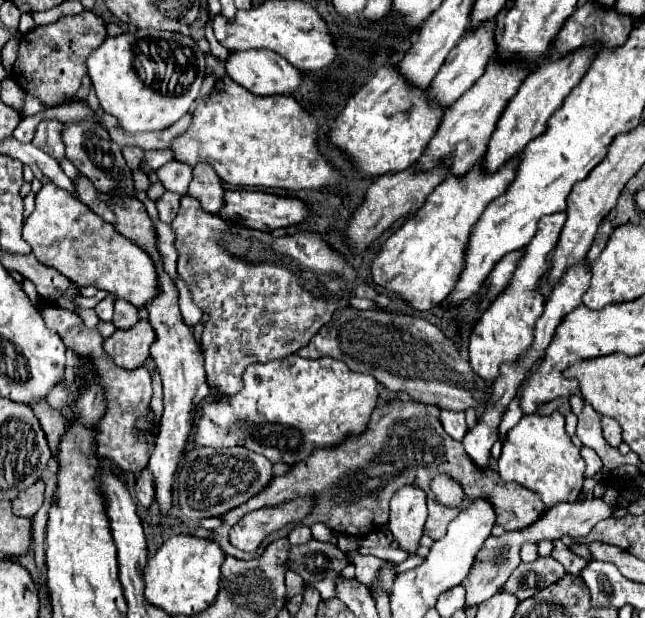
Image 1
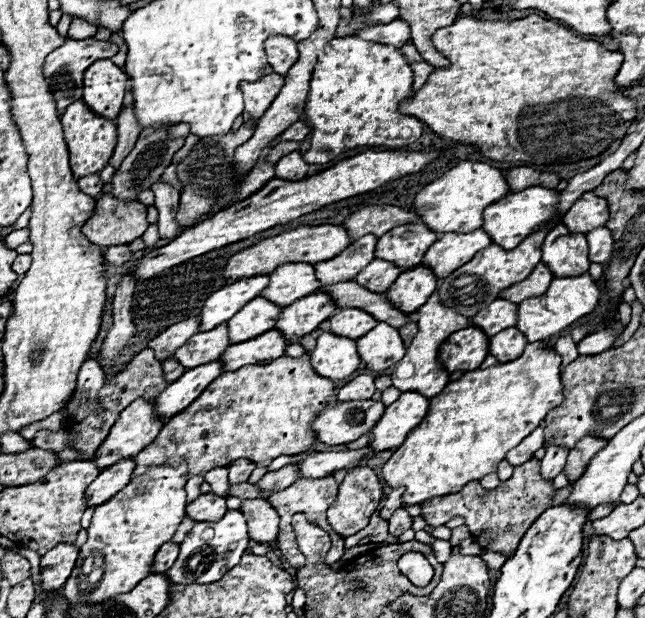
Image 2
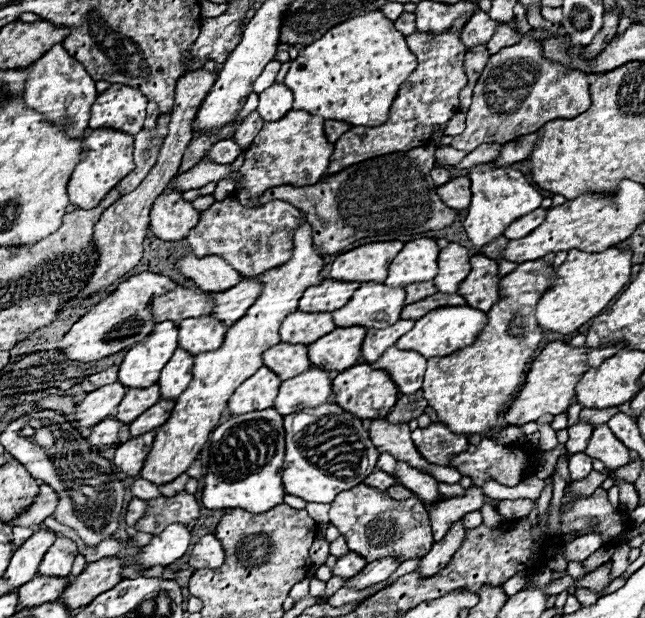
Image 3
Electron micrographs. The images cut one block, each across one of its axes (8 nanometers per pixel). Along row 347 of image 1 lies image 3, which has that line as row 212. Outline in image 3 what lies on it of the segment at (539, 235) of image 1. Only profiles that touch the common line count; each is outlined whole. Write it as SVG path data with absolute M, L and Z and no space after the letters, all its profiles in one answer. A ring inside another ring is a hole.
M480 164L470 170L472 180L472 204L468 208L468 216L464 220L464 230L476 250L476 254L490 244L492 240L504 236L504 230L518 218L530 214L540 208L544 196L528 184L522 172L512 168L490 168L488 164Z

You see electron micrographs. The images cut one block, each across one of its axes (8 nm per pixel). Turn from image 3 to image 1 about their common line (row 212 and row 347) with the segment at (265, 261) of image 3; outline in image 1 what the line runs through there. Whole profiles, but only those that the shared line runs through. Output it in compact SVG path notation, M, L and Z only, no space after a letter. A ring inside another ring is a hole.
M188 196L182 198L172 228L176 232L178 274L184 278L194 302L210 316L204 324L200 344L206 358L206 382L210 392L216 392L216 398L236 394L242 388L242 372L246 366L286 358L304 348L332 318L334 310L348 306L348 292L356 288L356 272L314 232L272 238L266 232L240 228L236 222L204 212L198 200Z

